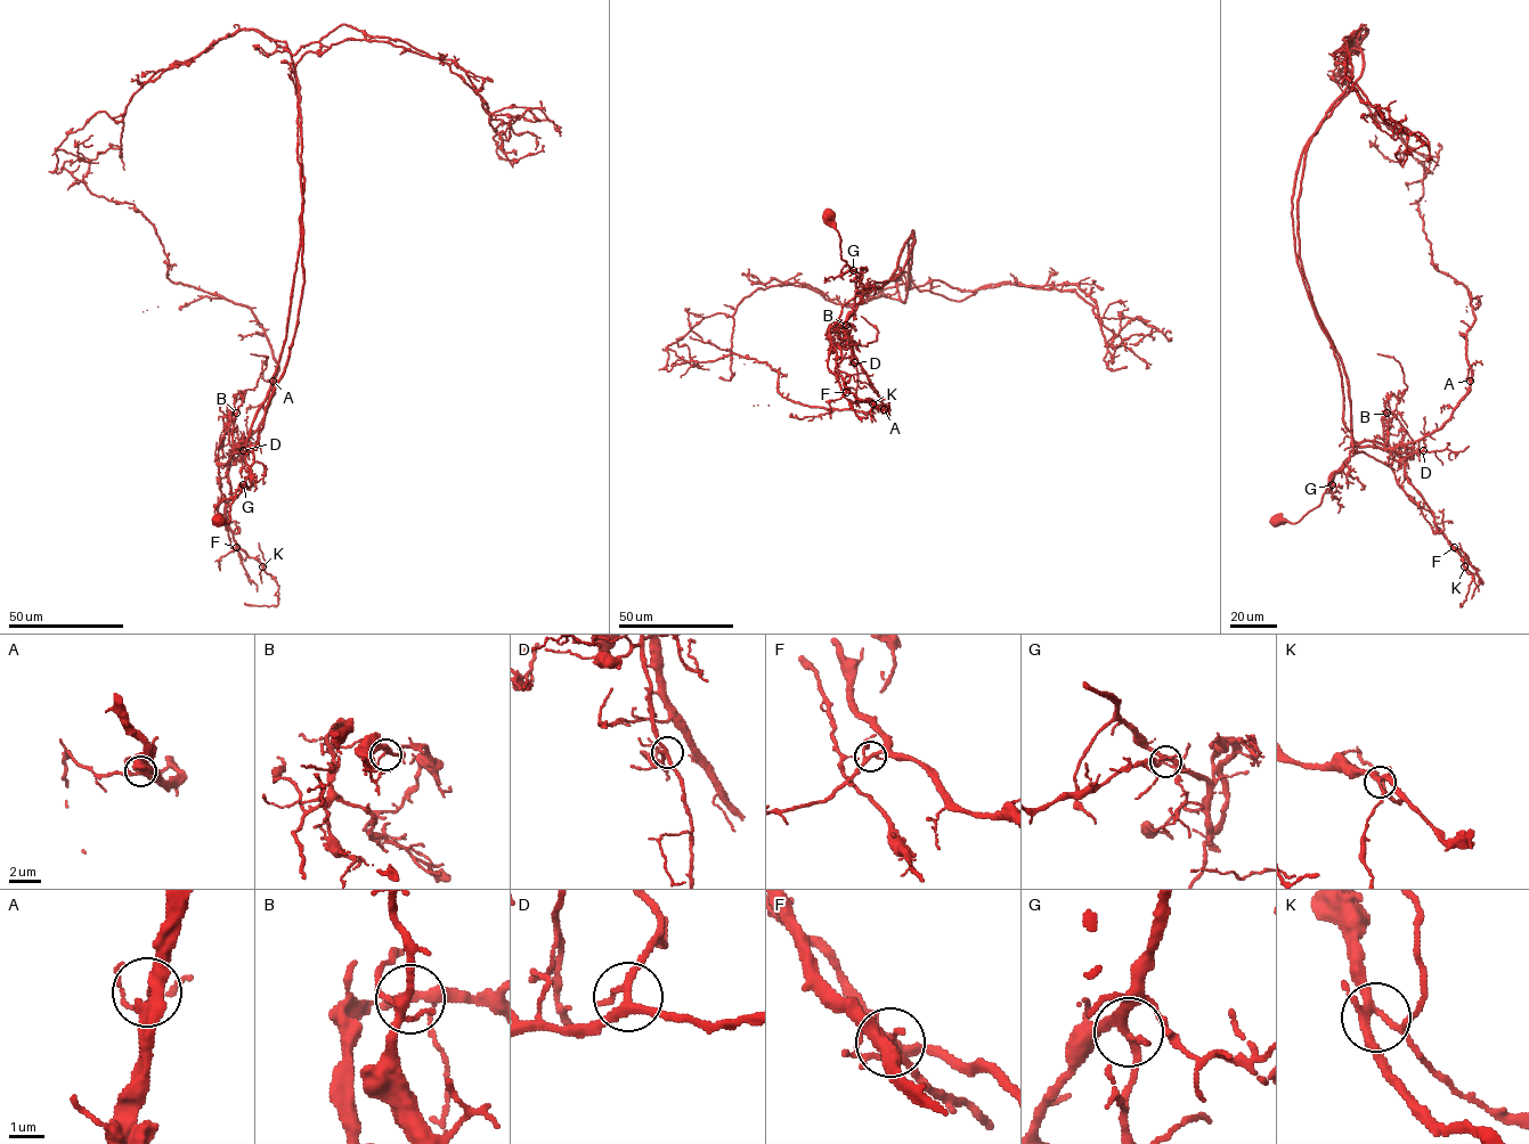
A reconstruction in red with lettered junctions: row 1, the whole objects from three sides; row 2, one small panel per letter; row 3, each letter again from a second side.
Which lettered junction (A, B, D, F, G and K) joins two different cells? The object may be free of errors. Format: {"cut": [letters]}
{"cut": ["F"]}

